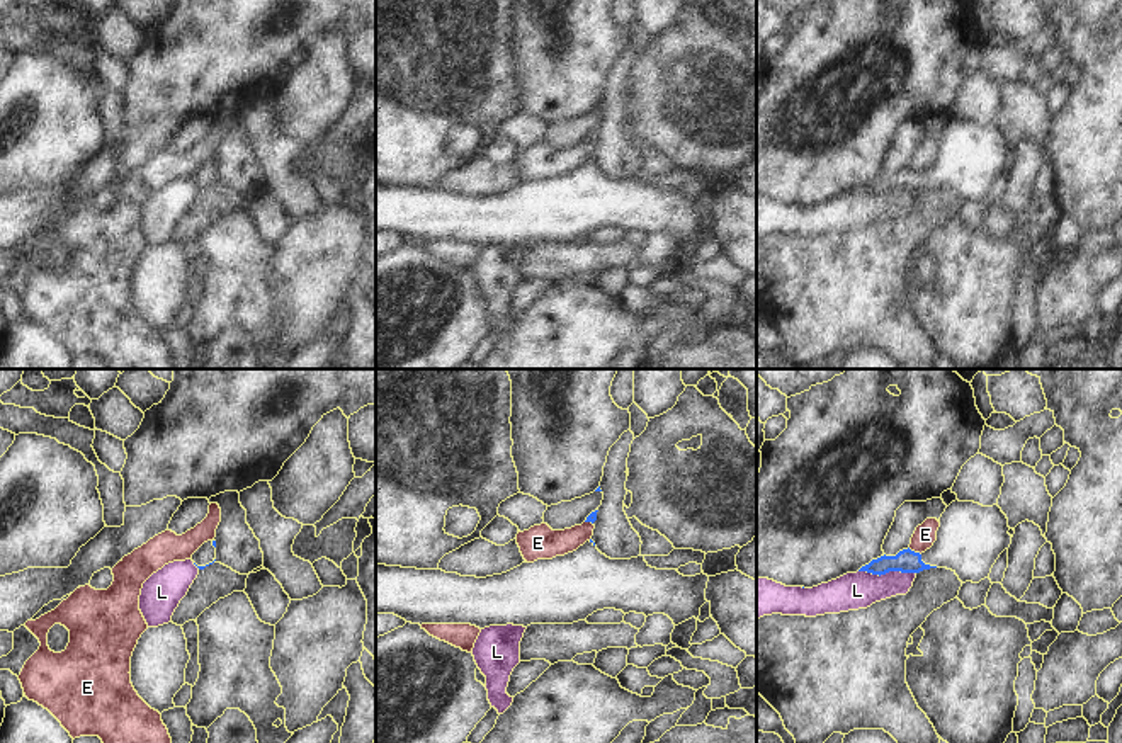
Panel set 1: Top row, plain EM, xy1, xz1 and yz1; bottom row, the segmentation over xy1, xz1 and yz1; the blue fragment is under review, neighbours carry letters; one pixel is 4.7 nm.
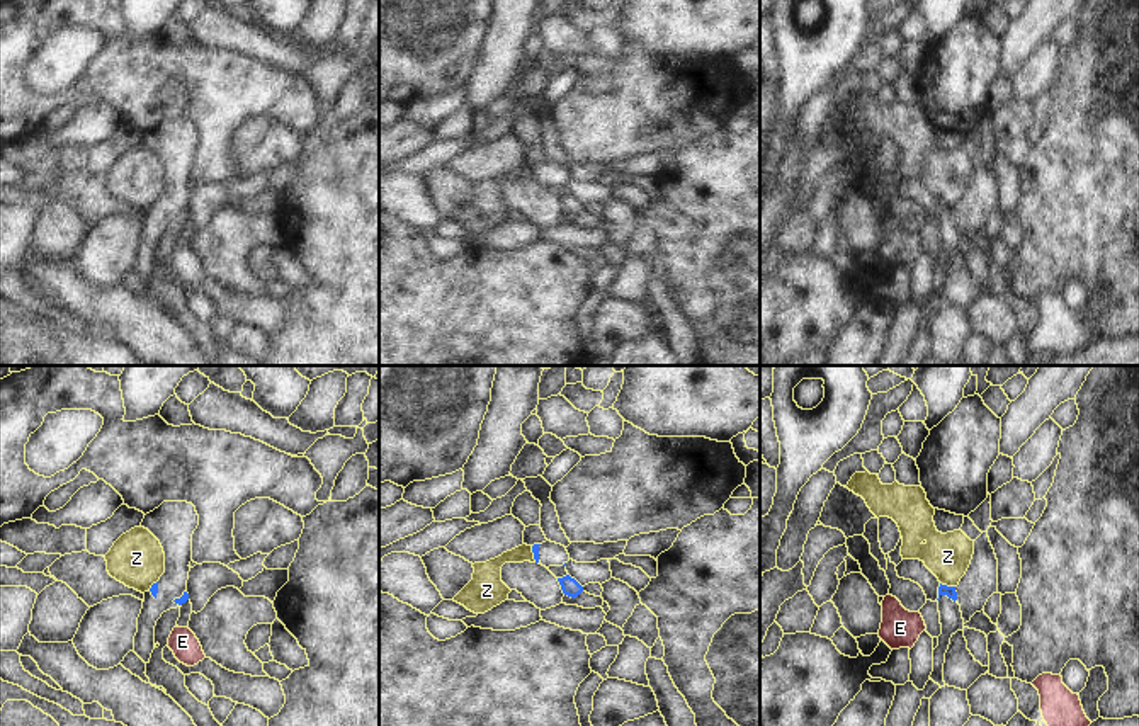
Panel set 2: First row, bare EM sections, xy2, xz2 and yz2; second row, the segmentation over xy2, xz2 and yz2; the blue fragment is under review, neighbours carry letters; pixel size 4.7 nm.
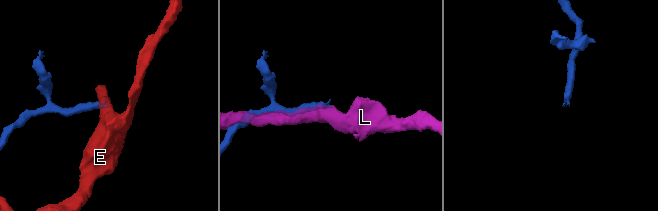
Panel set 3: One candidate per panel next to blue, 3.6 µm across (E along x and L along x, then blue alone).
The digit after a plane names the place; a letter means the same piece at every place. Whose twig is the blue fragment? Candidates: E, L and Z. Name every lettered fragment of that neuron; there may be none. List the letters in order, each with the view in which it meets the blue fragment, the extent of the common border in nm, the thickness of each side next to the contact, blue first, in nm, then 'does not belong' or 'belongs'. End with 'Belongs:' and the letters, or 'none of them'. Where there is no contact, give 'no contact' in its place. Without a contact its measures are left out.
E: contact in yz1; length 70 nm; calibres 110 and 110 nm; does not belong
L: contact in yz1; length 280 nm; calibres 110 and 180 nm; does not belong
Z: contact in yz2; length 80 nm; calibres 50 and 220 nm; does not belong
Belongs: none of them

